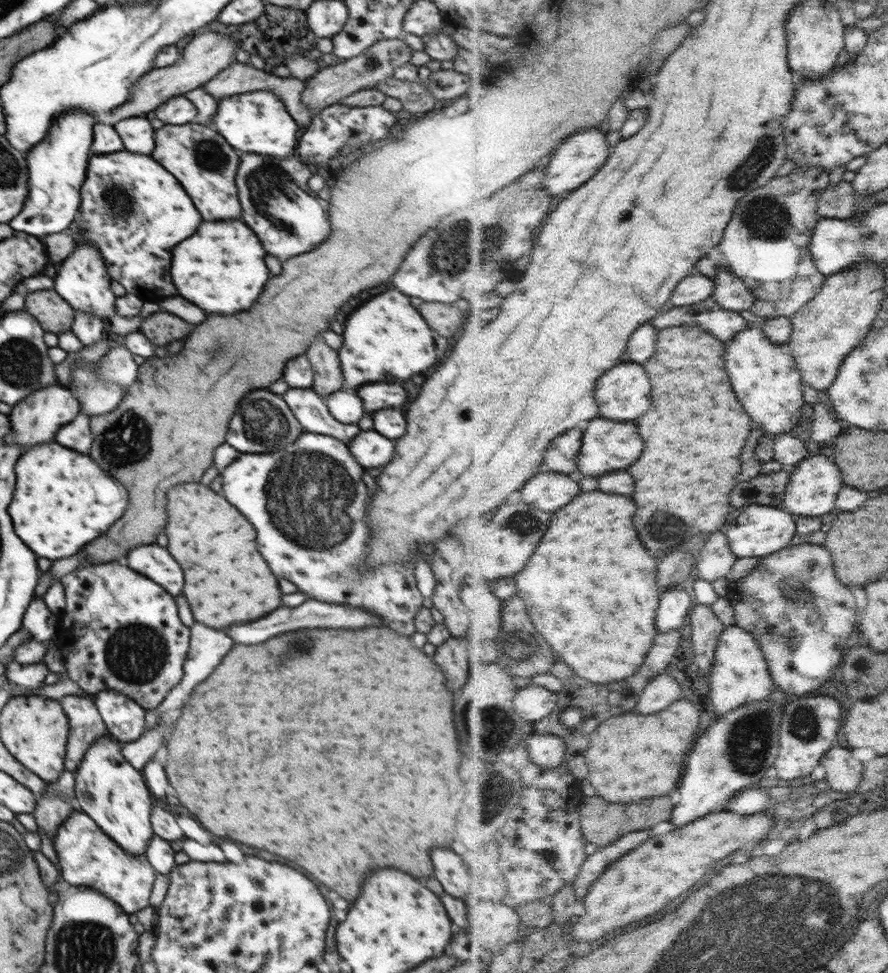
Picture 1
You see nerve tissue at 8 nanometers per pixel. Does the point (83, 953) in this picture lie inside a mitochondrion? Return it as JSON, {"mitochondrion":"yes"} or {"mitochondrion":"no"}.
{"mitochondrion":"yes"}

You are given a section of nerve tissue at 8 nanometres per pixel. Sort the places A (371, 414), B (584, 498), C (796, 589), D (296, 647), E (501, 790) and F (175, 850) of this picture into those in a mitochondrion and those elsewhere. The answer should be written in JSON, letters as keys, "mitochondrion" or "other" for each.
{"A":"other","B":"other","C":"mitochondrion","D":"mitochondrion","E":"mitochondrion","F":"other"}

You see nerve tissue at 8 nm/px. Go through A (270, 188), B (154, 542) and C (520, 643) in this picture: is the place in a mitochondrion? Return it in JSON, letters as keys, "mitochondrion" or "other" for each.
{"A":"mitochondrion","B":"other","C":"mitochondrion"}

